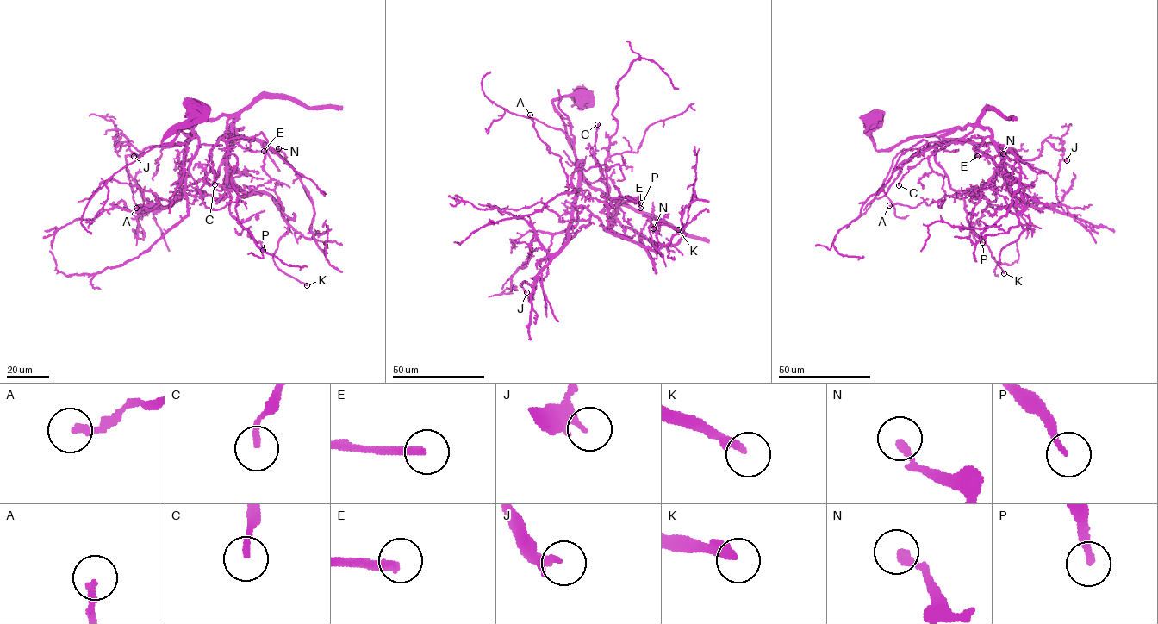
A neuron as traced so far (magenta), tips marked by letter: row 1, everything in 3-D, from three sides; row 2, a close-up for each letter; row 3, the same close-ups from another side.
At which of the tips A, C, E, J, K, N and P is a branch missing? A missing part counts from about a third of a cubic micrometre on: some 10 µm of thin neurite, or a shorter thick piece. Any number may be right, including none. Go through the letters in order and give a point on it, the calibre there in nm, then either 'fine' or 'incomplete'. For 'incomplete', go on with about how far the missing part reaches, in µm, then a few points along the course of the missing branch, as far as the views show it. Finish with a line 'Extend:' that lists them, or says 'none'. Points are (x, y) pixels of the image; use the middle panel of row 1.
A: (530, 115) | 220 nm | fine
C: (597, 124) | 170 nm | fine
E: (641, 202) | 280 nm | fine
J: (526, 292) | 260 nm | fine
K: (678, 229) | 320 nm | incomplete | 20 µm
N: (653, 228) | 240 nm | fine
P: (640, 208) | 200 nm | fine
Extend: K

